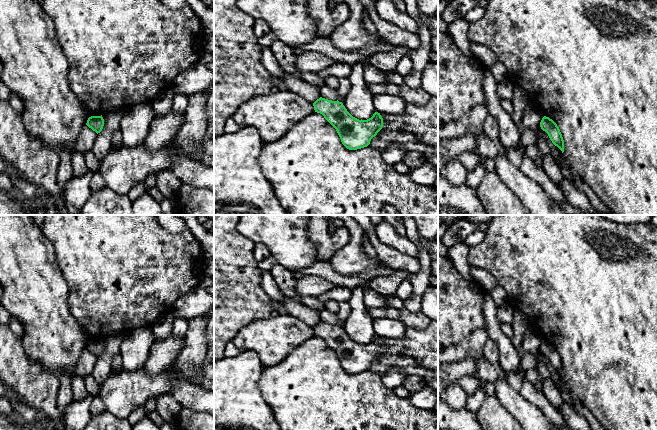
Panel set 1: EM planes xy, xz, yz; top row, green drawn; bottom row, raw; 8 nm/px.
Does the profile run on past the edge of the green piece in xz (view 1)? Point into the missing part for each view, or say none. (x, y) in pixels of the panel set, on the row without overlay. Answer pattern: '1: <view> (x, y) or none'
1: none

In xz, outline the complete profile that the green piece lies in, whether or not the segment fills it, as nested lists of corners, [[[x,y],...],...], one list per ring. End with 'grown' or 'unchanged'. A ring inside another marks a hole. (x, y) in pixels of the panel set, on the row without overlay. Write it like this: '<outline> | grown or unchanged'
[[[320,321],[314,327],[314,334],[320,337],[336,353],[342,368],[349,374],[367,371],[383,351],[383,342],[375,336],[367,344],[353,341],[342,326]]] | unchanged

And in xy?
[[[102,339],[101,340],[91,340],[88,342],[86,349],[98,358],[103,353],[104,343]]] | unchanged

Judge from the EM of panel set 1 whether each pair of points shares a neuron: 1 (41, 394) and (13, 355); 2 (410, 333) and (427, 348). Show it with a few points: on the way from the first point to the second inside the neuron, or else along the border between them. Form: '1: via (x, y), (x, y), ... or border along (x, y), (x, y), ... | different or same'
1: via (31, 384), (13, 365) | same
2: via (414, 337), (423, 346) | same

